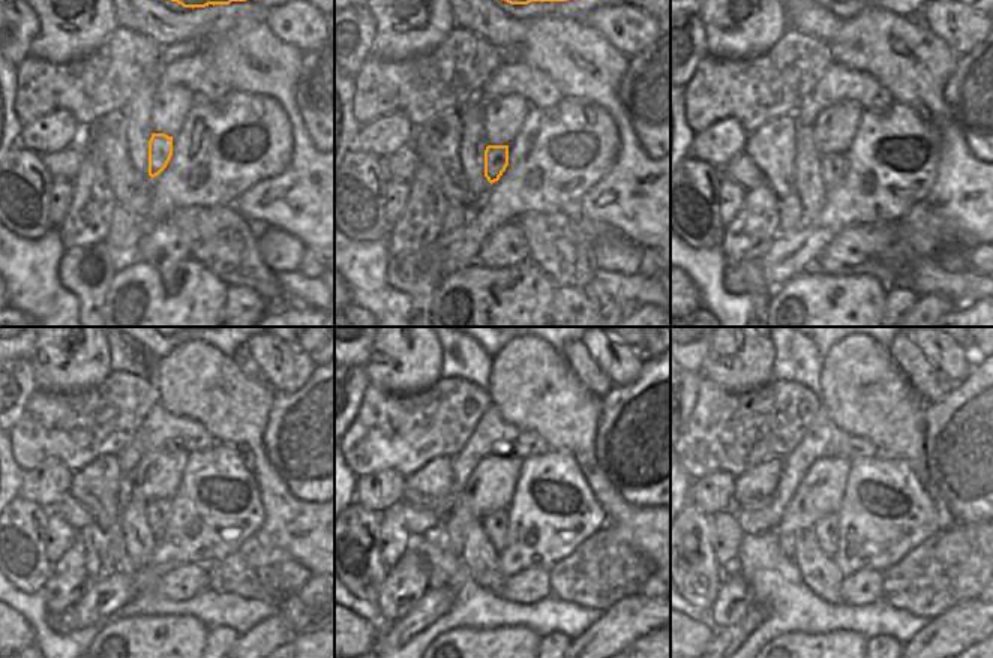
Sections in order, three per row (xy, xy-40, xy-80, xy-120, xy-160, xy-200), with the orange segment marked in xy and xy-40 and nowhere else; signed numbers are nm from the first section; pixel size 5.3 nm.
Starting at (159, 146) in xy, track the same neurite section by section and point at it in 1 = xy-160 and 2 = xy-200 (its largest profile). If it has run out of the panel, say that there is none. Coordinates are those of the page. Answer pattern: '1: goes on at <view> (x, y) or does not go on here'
1: goes on at xy-160 (494, 523)
2: goes on at xy-200 (827, 529)

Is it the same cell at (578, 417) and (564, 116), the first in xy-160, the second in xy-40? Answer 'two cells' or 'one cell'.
two cells

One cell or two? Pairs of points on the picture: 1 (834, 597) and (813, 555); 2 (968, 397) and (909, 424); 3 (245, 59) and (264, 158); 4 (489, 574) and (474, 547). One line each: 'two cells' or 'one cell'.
1: one cell
2: two cells
3: two cells
4: one cell

